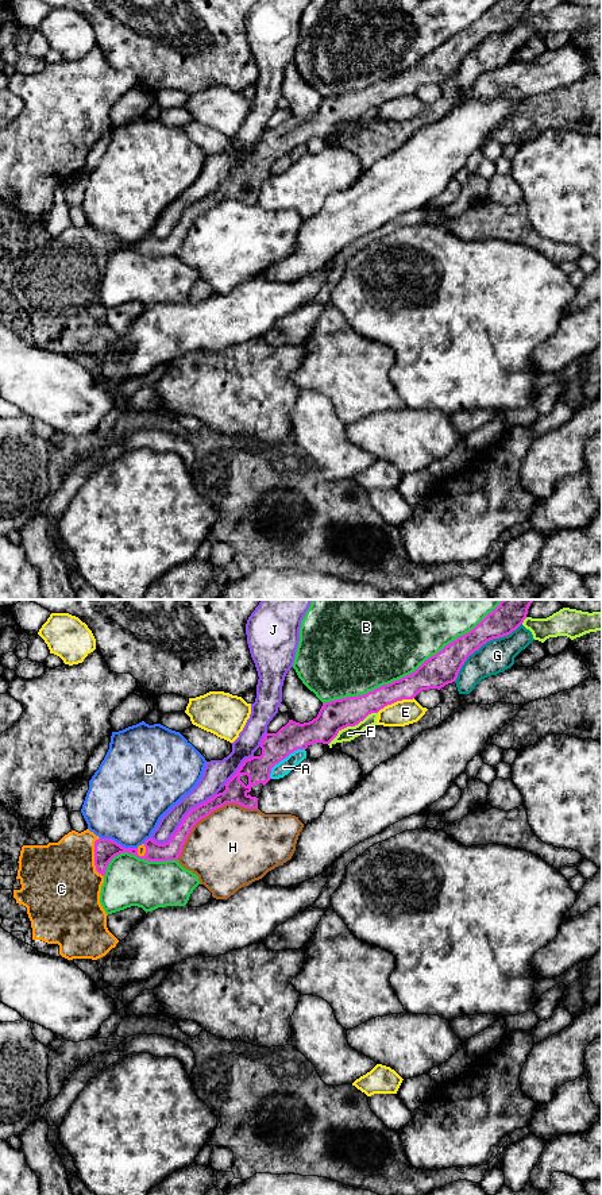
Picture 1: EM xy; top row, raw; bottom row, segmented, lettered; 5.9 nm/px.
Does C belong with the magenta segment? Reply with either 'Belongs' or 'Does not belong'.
Belongs

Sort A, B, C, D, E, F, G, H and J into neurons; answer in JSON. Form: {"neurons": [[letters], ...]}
{"neurons": [["A"], ["B"], ["C"], ["D"], ["E"], ["F"], ["G"], ["H"], ["J"]]}

